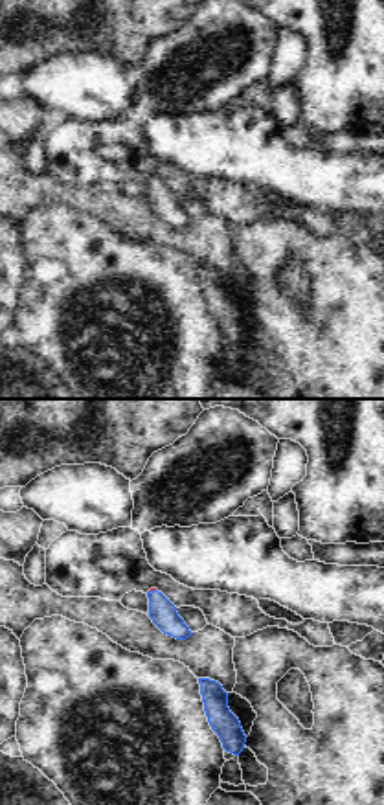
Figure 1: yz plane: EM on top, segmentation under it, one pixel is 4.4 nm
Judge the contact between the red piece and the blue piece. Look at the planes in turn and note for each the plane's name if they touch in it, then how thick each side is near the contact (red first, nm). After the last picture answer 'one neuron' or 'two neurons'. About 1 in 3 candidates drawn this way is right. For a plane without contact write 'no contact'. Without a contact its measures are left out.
meets red in yz; 20 nm thick on the red side, 120 nm on the other

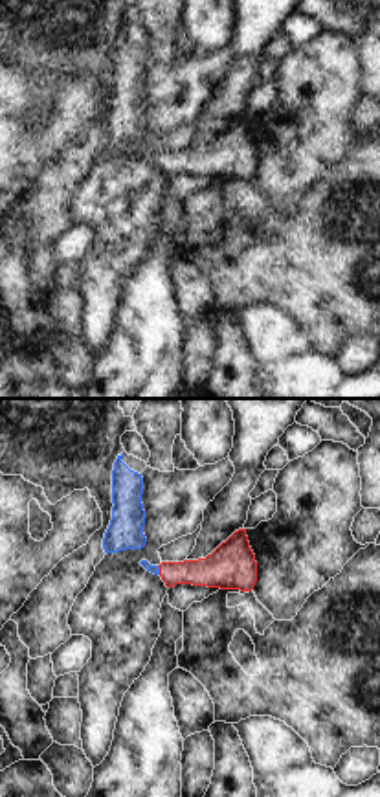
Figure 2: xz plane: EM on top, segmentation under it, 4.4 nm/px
meets red in xz; 160 nm thick on the red side, 40 nm on the other

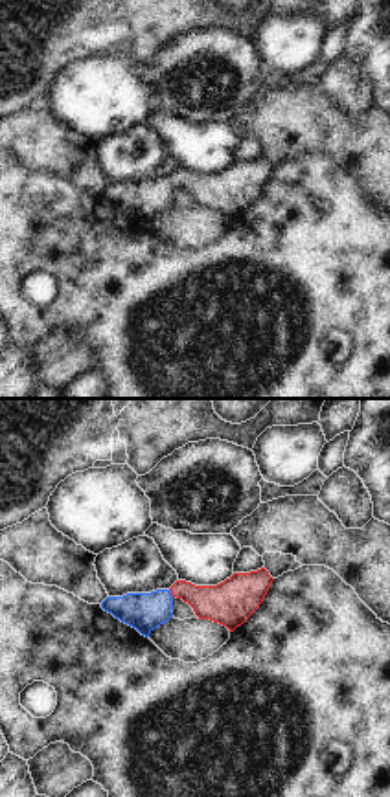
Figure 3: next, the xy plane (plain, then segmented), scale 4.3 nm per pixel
meets red in xy; 190 nm thick on the red side, 160 nm on the other

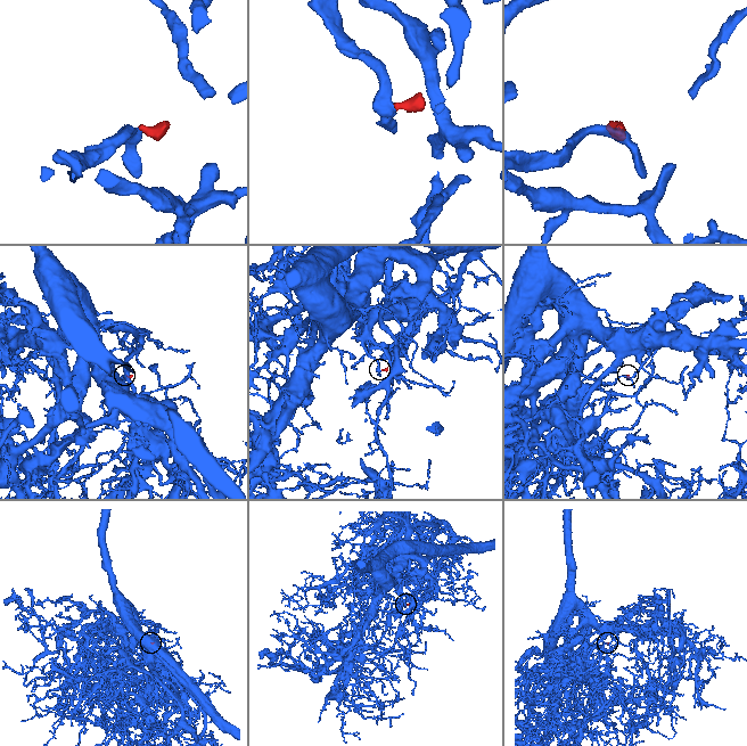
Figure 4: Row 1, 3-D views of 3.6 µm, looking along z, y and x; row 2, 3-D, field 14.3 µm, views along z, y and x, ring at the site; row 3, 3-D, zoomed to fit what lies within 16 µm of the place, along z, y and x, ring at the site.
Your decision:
one neuron

